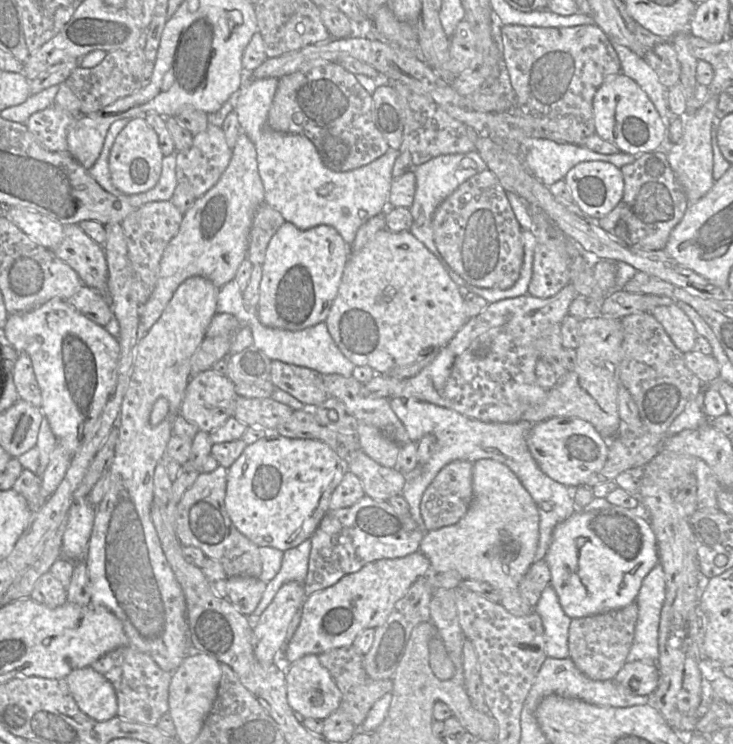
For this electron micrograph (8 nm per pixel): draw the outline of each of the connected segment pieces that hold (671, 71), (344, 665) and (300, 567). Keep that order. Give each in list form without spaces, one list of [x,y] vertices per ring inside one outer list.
[[[670,42],[660,43],[647,49],[643,58],[657,74],[659,82],[666,89],[670,89],[679,82],[679,61]]]
[[[352,645],[323,652],[318,655],[318,658],[341,691],[341,708],[352,724],[359,728],[375,701],[386,693],[391,693],[393,688],[392,679],[371,679],[363,667],[363,654],[358,653]]]
[[[306,539],[298,546],[284,552],[279,572],[267,583],[263,596],[254,612],[250,616],[247,616],[250,623],[257,622],[260,615],[285,583],[290,581],[296,581],[301,584],[305,583],[308,573],[310,551],[311,540]]]

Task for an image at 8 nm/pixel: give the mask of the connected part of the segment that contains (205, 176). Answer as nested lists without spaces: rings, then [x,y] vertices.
[[[208,123],[204,131],[193,135],[192,145],[187,151],[175,154],[177,184],[184,185],[196,199],[217,183],[230,162],[232,150],[226,144],[222,128]]]

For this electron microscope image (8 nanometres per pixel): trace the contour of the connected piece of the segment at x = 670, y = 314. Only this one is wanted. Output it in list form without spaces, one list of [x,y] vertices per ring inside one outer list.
[[[676,302],[656,306],[650,313],[663,326],[674,345],[682,353],[693,351],[698,334],[692,321]]]

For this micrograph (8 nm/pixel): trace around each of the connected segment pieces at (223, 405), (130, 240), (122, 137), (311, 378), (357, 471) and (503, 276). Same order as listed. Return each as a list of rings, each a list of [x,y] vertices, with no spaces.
[[[212,369],[192,377],[186,387],[180,414],[207,433],[233,417],[238,397],[235,384]]]
[[[168,201],[145,203],[134,209],[120,223],[128,251],[128,257],[135,275],[153,290],[159,273],[160,261],[164,249],[179,230],[183,214]]]
[[[143,117],[129,119],[117,135],[108,158],[108,168],[112,184],[121,193],[134,195],[153,188],[161,175],[163,154],[158,137]]]
[[[271,360],[272,383],[306,405],[319,405],[328,398],[323,374],[316,370]]]
[[[358,448],[347,459],[347,470],[361,482],[364,493],[375,500],[387,501],[401,495],[405,477],[397,468],[380,465]]]
[[[490,170],[466,180],[438,205],[432,229],[441,256],[469,285],[506,290],[517,282],[524,257],[522,228],[506,191]]]

